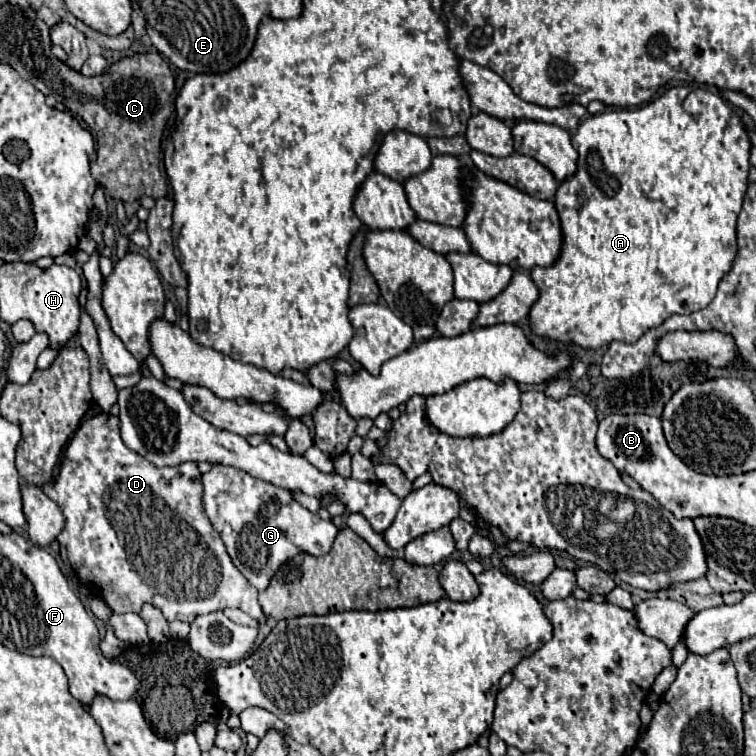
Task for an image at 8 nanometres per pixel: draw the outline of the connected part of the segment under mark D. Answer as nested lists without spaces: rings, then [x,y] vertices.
[[[98,414],[76,430],[64,452],[60,474],[40,488],[60,506],[66,518],[58,542],[66,546],[72,568],[80,580],[90,580],[94,596],[102,598],[114,612],[140,612],[144,604],[152,604],[162,610],[168,622],[192,622],[196,616],[234,606],[258,618],[258,624],[266,624],[268,616],[258,604],[258,590],[232,564],[220,534],[206,518],[202,506],[202,472],[196,462],[158,468],[122,442],[118,416]]]

